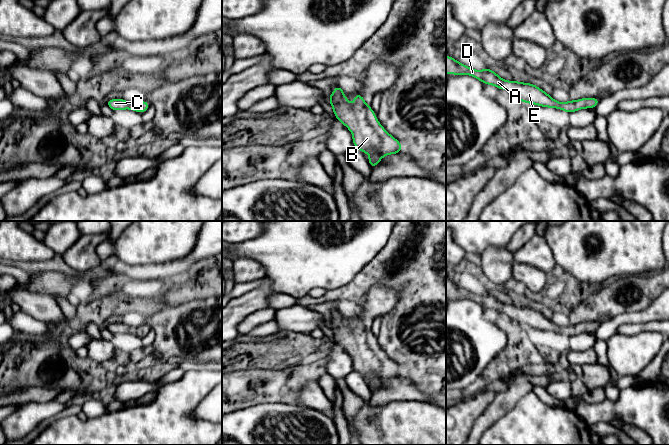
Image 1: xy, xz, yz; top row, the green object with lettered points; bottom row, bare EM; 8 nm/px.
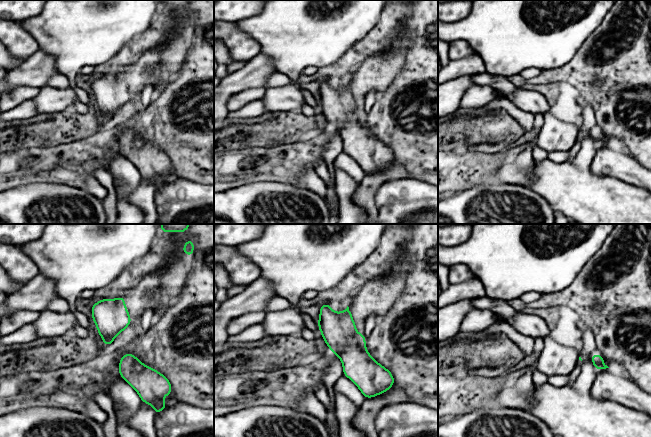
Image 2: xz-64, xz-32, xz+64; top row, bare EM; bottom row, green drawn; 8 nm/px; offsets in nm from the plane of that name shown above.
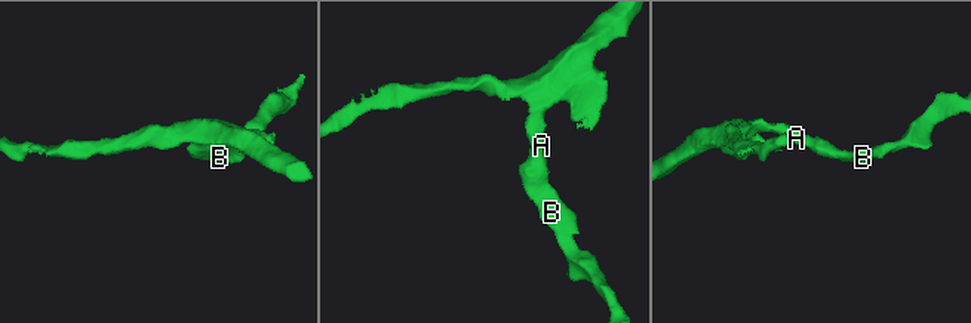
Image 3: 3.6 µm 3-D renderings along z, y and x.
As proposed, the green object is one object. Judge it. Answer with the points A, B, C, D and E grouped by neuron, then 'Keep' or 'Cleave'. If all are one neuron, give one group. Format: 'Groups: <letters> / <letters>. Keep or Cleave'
Groups: A B C D E. Keep

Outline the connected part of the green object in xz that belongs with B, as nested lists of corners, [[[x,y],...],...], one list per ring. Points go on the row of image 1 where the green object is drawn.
[[[335,86],[334,93],[328,97],[335,117],[352,132],[354,147],[359,148],[363,154],[370,153],[368,162],[372,168],[383,156],[402,151],[400,142],[381,126],[361,94],[353,97],[355,101],[352,106],[339,86]]]

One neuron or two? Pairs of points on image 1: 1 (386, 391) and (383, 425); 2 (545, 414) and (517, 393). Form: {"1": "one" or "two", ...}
{"1": "two", "2": "two"}

